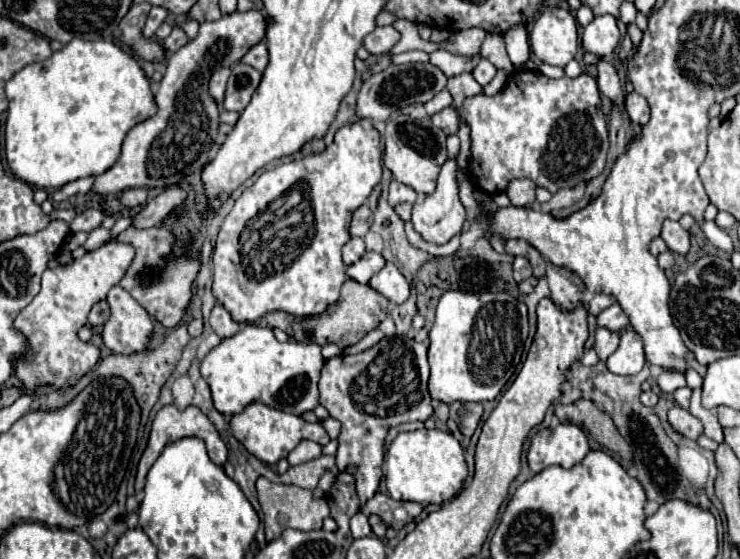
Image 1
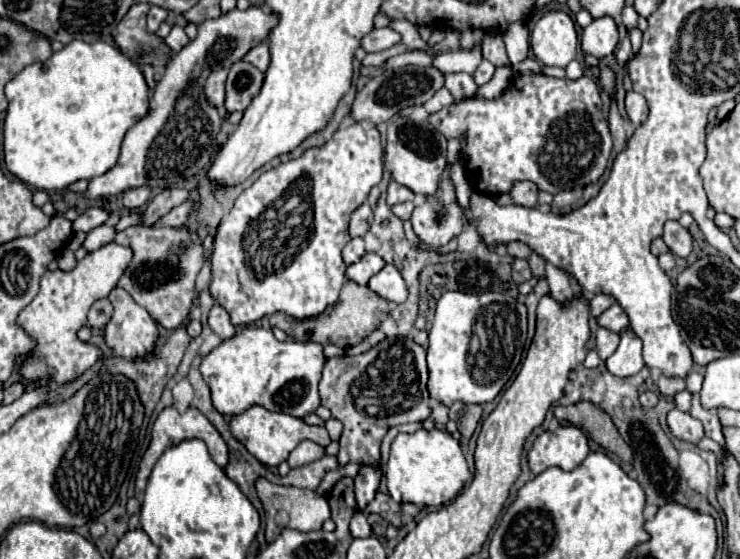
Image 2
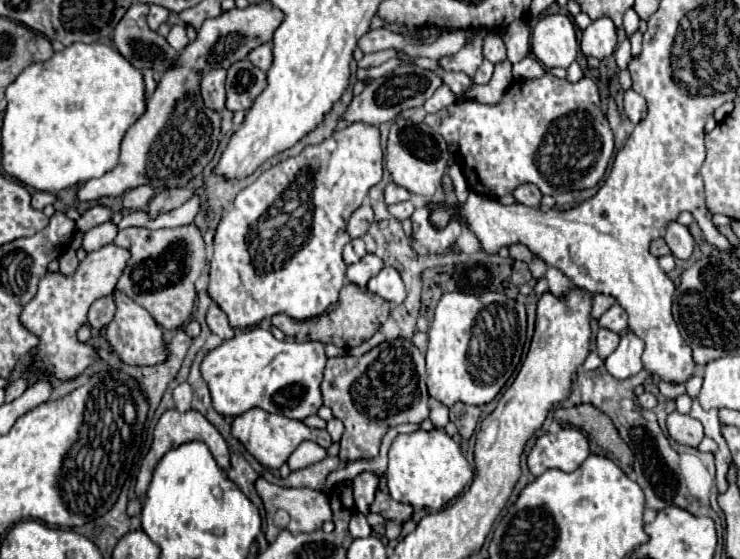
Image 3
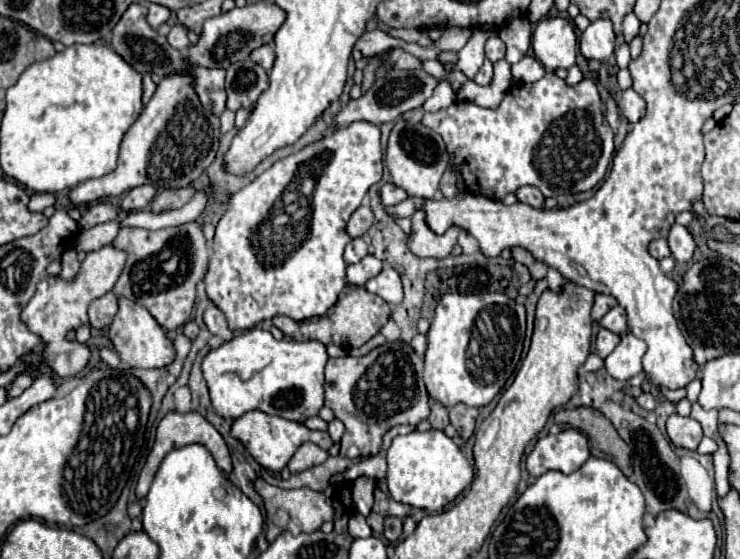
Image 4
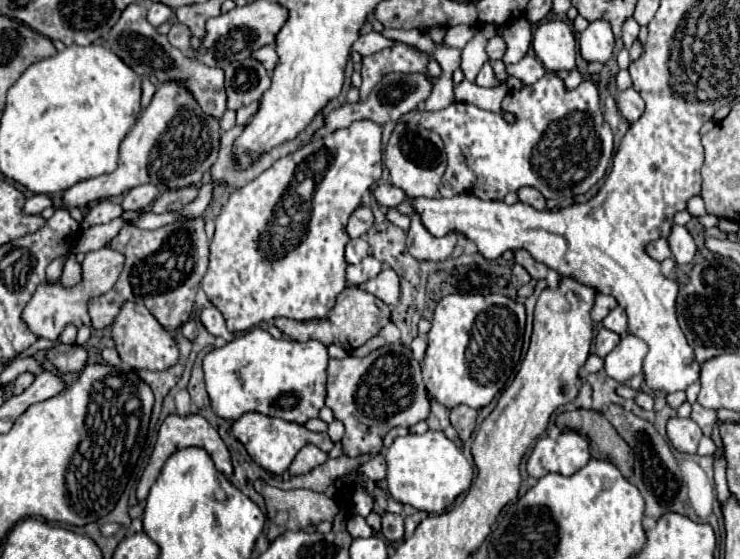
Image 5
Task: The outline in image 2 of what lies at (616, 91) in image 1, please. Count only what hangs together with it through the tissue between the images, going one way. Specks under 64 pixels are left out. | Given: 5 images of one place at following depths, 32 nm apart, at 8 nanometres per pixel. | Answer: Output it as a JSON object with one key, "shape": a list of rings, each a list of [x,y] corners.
{"shape":[[[604,66],[602,70],[600,70],[600,84],[602,84],[602,90],[606,92],[606,94],[614,94],[614,72],[608,68],[608,66]]]}

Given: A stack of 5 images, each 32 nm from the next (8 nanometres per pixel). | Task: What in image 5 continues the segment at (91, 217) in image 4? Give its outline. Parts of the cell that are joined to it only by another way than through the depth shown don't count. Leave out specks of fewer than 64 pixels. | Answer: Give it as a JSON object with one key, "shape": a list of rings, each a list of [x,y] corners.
{"shape":[[[102,200],[102,202],[98,202],[96,206],[92,206],[90,212],[84,216],[82,228],[110,222],[110,220],[114,220],[114,218],[120,218],[122,212],[124,212],[124,210],[122,210],[120,204],[114,204],[114,202],[110,202],[110,200]]]}

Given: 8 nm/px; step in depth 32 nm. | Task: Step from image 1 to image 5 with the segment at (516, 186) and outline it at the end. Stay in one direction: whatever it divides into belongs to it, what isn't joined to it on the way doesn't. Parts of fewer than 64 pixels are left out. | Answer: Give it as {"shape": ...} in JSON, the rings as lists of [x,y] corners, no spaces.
{"shape":[[[520,188],[520,190],[518,190],[518,196],[520,196],[522,202],[530,204],[532,208],[536,208],[536,210],[546,210],[546,200],[544,200],[544,196],[540,196],[540,192],[536,192],[534,188]]]}

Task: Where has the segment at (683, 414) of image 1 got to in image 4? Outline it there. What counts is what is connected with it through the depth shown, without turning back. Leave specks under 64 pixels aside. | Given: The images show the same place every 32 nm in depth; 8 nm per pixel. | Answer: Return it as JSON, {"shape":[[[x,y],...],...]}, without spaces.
{"shape":[[[672,414],[666,422],[666,430],[668,436],[672,440],[674,446],[678,448],[686,448],[686,450],[696,450],[700,440],[702,440],[702,428],[696,420],[692,418],[684,418],[678,414]]]}

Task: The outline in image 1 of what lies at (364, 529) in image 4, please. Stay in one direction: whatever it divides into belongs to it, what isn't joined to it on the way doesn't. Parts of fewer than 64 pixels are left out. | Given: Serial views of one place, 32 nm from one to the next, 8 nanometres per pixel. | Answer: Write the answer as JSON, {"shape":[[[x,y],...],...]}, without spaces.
{"shape":[[[356,512],[350,520],[350,530],[352,530],[352,536],[354,538],[364,538],[364,536],[370,536],[372,530],[370,530],[370,524],[368,524],[368,518],[362,514],[362,512]]]}

